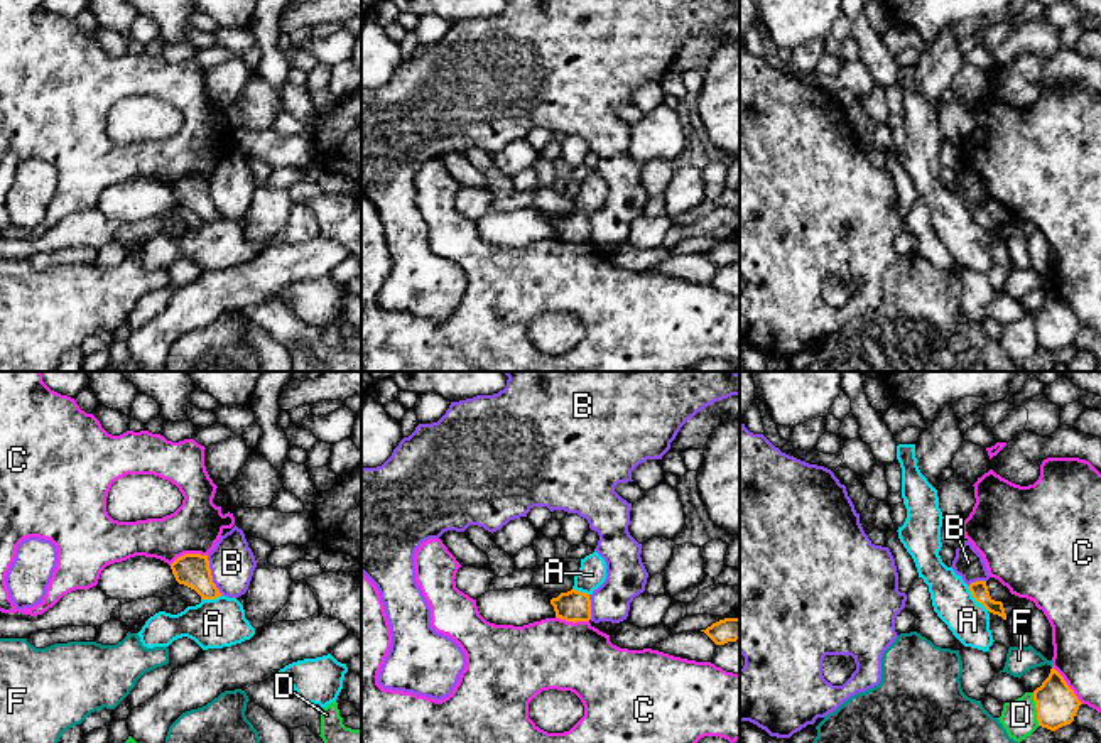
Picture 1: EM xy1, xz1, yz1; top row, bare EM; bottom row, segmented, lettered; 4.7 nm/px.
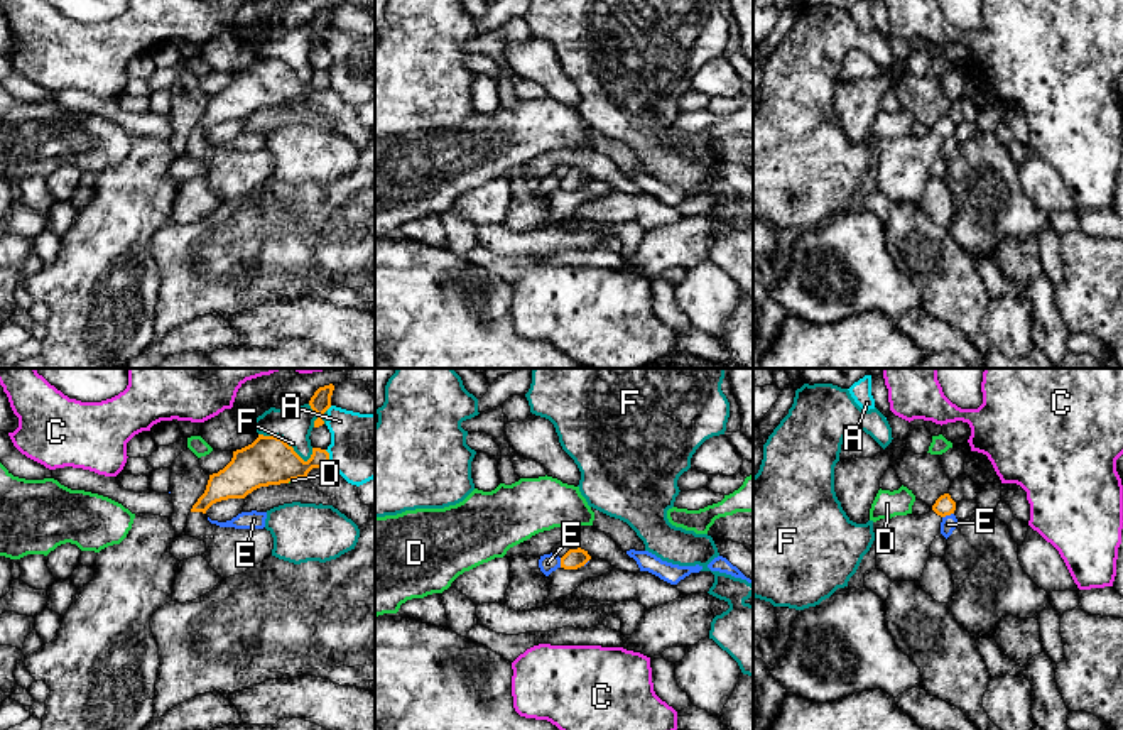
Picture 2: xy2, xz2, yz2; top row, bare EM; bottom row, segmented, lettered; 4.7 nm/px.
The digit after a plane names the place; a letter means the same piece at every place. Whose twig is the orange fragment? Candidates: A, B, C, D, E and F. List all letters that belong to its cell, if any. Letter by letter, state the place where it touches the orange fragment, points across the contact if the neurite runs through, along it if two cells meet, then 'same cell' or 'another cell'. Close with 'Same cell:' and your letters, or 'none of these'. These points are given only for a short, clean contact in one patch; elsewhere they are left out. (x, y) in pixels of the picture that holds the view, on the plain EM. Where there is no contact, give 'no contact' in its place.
A: meets orange in yz1 at (976, 222); another cell
B: meets orange in xy1 at (210, 196); border along xy1 (206, 178), (211, 203), (222, 215); another cell
C: meets orange in xy1 at (188, 176); another cell
D: meets orange in yz1 at (1037, 331); border along yz1 (1032, 314), (1039, 347); another cell
E: meets orange in yz2 at (948, 136); border along yz2 (953, 134), (943, 139); another cell
F: meets orange in xy2 at (284, 63); border along xy2 (259, 54), (281, 58), (304, 81), (313, 75); another cell
Same cell: none of these

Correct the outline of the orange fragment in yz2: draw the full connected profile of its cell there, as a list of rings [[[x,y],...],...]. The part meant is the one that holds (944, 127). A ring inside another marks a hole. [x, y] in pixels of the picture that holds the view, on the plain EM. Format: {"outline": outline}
{"outline": [[[941,117],[925,137],[895,137],[873,144],[876,191],[893,203],[917,203],[930,177],[930,166],[941,155],[941,144],[954,135],[956,123]]]}

